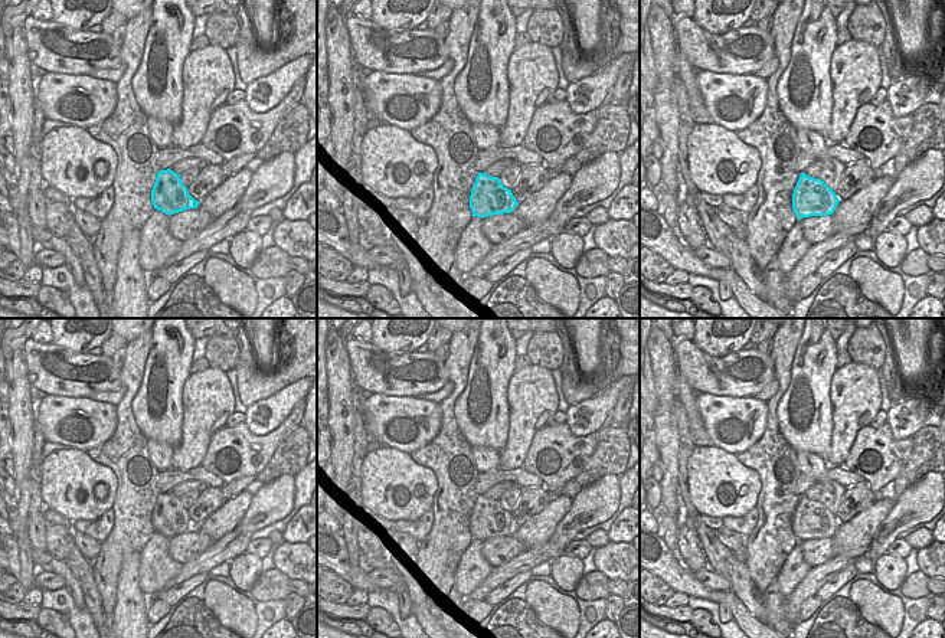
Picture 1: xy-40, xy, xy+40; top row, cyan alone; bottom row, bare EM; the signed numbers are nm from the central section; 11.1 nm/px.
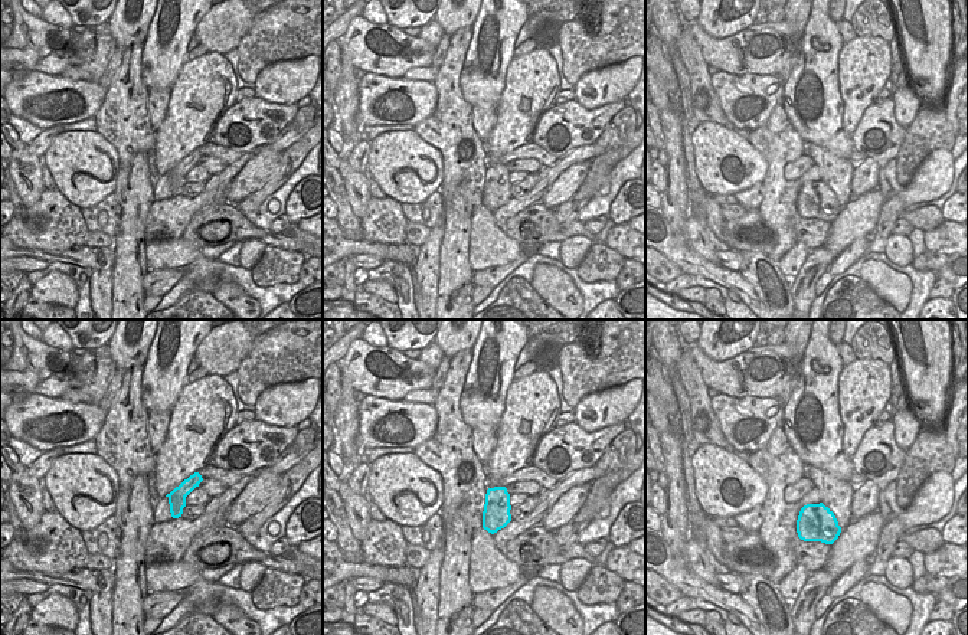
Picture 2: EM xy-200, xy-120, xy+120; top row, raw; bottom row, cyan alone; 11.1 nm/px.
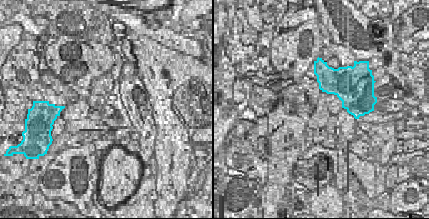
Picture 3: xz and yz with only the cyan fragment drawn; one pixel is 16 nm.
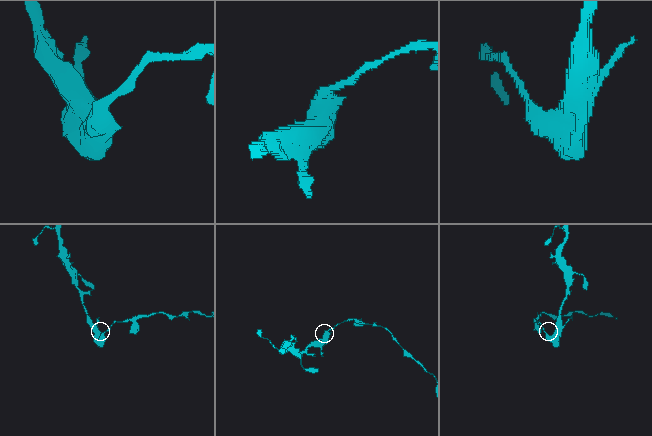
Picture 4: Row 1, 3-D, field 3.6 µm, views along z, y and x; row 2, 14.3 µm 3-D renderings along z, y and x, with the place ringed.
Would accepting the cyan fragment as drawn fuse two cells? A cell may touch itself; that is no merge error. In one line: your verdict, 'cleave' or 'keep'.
cleave

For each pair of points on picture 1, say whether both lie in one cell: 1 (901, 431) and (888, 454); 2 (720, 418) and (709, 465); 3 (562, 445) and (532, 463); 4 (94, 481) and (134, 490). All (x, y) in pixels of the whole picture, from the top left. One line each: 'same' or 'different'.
1: different
2: different
3: same
4: different

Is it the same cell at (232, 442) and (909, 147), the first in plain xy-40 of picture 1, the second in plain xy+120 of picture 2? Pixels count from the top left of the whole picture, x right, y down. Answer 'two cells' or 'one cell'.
two cells

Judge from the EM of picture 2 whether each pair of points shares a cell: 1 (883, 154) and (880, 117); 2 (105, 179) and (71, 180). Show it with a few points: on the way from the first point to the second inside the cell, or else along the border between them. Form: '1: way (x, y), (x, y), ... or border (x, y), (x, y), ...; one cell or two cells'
1: way (888, 146), (889, 138), (879, 125); one cell
2: way (97, 179), (79, 179); one cell

